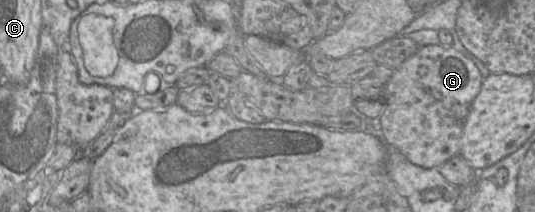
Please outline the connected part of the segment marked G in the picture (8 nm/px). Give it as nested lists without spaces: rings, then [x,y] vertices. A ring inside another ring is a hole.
[[[440,44],[420,46],[414,55],[394,69],[387,82],[387,105],[377,121],[379,136],[411,163],[438,169],[445,161],[460,154],[463,125],[483,80],[477,66],[453,47]]]

